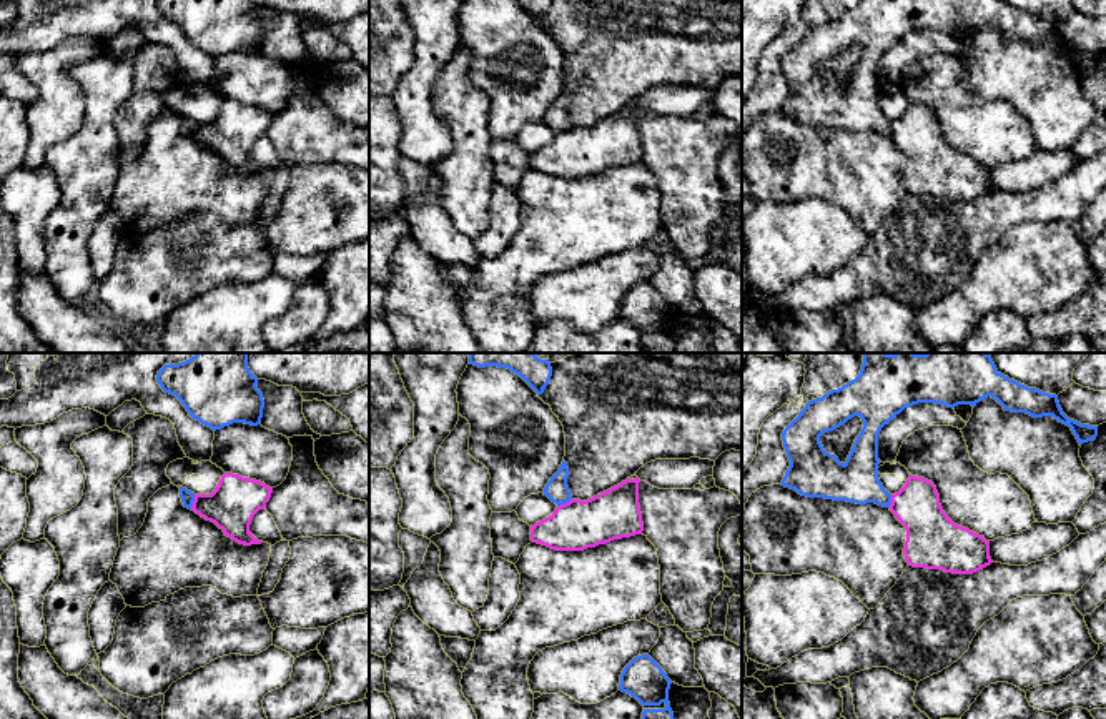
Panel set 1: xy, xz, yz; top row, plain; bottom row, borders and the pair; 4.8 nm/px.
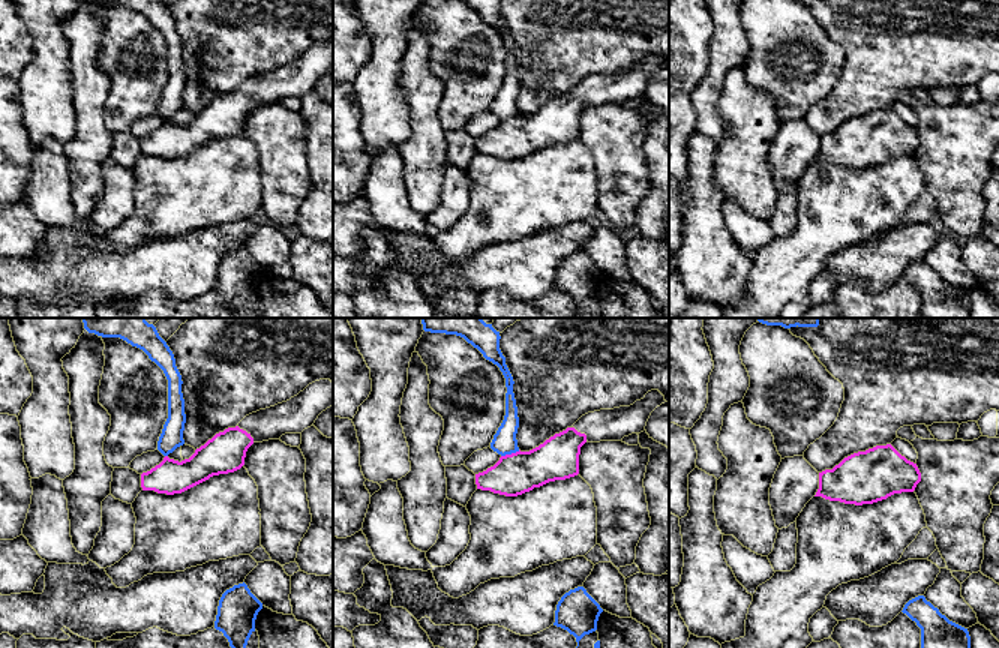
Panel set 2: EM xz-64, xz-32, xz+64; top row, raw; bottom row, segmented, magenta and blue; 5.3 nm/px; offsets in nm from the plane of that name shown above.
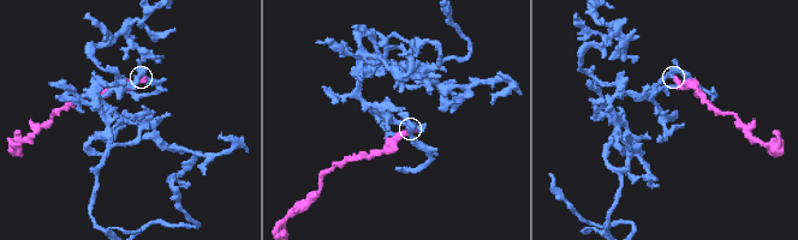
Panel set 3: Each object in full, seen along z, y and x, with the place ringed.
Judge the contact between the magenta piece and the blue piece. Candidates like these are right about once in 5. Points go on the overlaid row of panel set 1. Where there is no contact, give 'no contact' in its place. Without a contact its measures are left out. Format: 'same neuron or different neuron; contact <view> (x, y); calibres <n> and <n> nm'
different neuron; contact xy (193, 501); calibres 220 and 70 nm

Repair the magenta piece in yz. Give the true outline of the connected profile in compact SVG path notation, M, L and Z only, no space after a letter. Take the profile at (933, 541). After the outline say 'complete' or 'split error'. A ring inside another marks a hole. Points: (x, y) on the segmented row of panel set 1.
M910 476L905 486L891 494L890 511L906 529L903 554L908 566L941 569L953 574L973 574L993 563L990 541L968 528L955 524L946 516L940 504L936 486L931 481Z; complete

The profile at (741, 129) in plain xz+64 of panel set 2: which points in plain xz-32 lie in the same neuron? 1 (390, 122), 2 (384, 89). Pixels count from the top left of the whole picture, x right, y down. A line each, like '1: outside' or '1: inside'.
1: outside
2: outside

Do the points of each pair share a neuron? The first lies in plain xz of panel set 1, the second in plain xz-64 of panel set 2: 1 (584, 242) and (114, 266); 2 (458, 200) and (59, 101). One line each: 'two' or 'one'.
1: two
2: two

